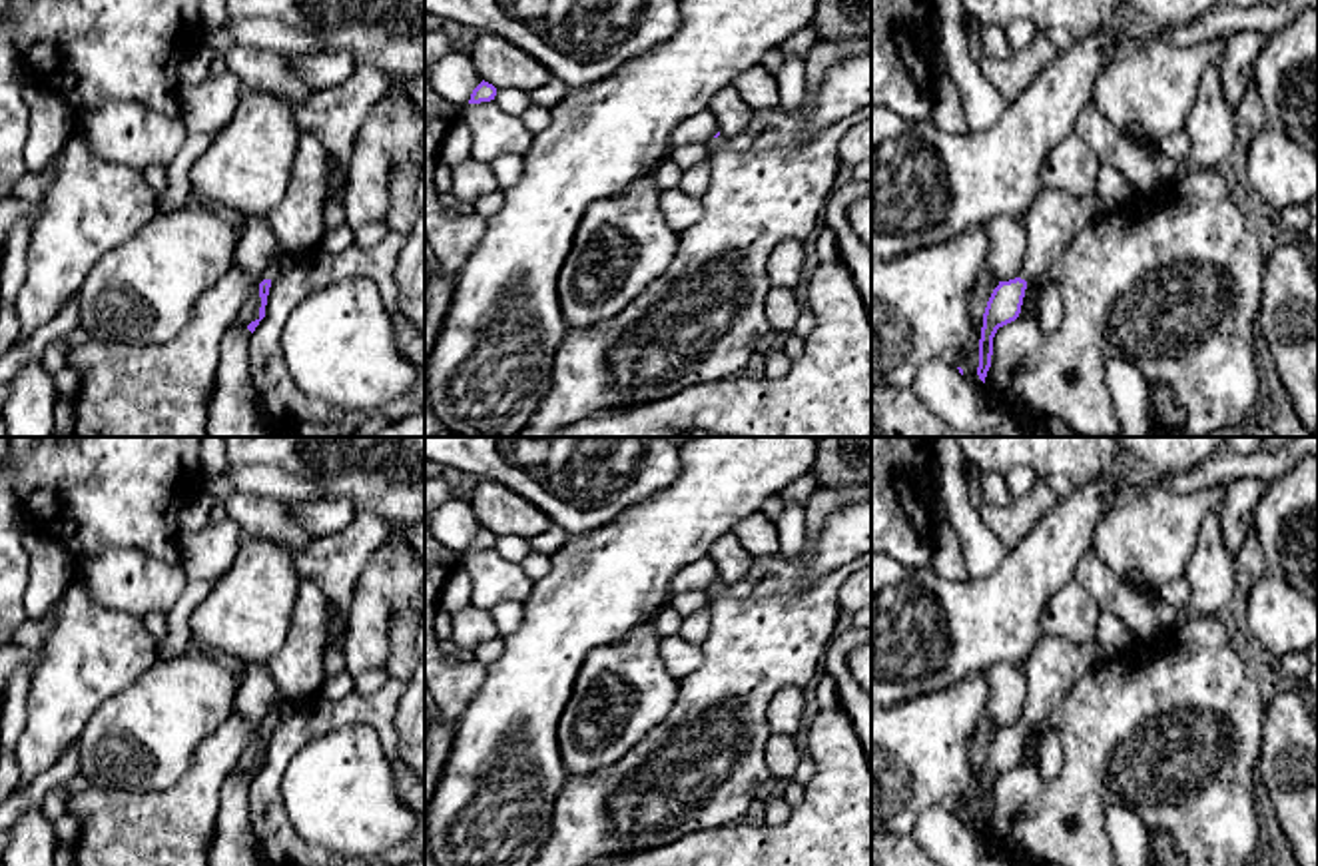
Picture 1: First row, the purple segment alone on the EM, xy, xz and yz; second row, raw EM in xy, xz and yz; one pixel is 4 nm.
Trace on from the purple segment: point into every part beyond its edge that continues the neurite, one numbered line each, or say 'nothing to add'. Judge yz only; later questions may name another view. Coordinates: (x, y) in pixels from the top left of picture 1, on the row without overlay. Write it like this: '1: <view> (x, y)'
1: yz (1053, 667)

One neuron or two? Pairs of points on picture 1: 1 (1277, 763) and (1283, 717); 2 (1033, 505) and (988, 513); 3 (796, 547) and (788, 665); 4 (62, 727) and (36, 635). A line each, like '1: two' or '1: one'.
1: one
2: one
3: two
4: two

